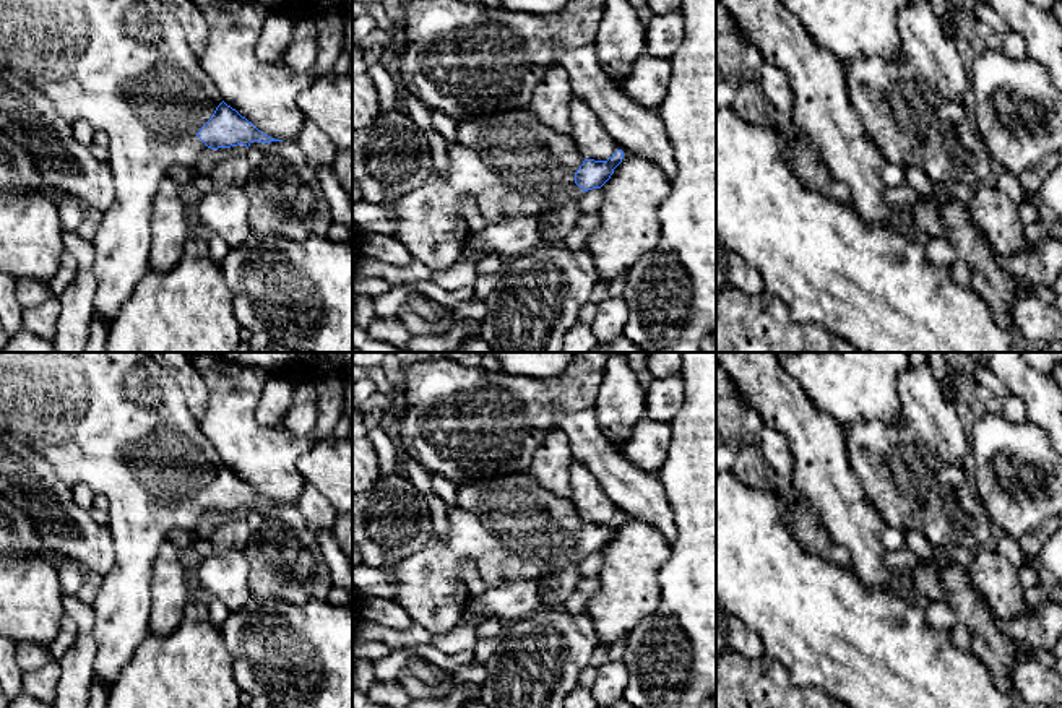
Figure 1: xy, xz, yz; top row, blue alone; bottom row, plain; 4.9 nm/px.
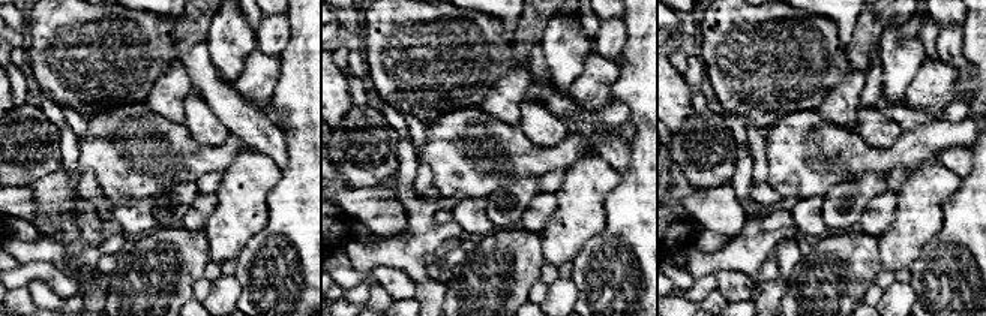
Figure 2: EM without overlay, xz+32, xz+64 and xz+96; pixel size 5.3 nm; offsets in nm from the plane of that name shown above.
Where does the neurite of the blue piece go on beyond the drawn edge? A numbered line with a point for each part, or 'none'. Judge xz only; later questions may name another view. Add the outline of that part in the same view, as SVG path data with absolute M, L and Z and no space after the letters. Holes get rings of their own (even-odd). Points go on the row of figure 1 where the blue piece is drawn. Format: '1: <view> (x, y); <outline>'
1: xz (513, 166); M528 109L497 110L458 122L456 127L456 141L448 143L447 148L448 172L445 175L434 172L419 190L388 205L398 226L395 237L408 247L414 260L430 270L447 270L461 258L463 242L471 234L466 219L460 214L460 203L464 196L476 203L487 224L494 224L505 219L541 218L570 201L578 201L585 193L575 183L575 174L585 158L573 138L537 120Z

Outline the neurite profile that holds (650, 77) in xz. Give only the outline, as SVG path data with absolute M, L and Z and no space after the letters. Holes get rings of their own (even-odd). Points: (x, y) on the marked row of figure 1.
M643 54L635 60L622 89L637 104L656 110L667 93L671 78L671 60Z

